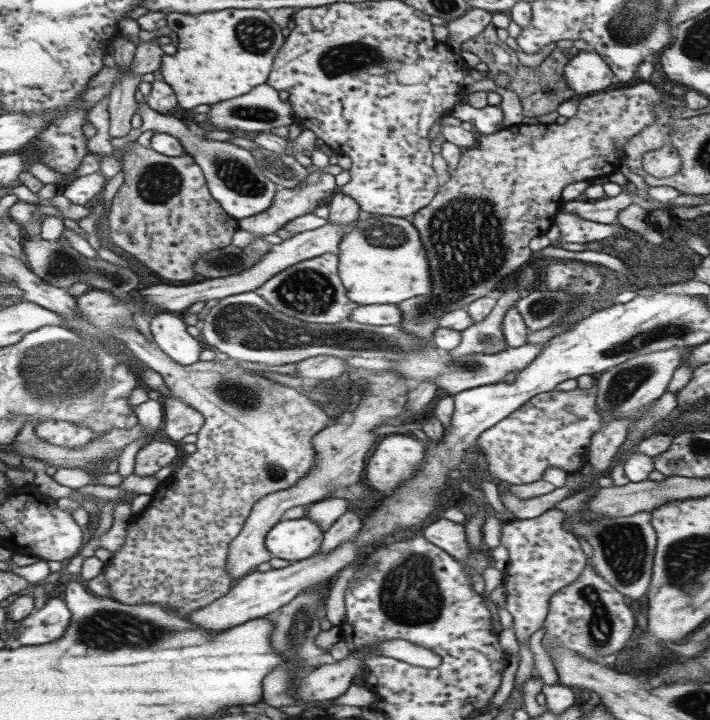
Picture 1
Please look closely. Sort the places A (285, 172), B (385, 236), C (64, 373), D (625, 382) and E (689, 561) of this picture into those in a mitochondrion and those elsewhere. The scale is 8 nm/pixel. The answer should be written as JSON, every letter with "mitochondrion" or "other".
{"A":"mitochondrion","B":"mitochondrion","C":"mitochondrion","D":"mitochondrion","E":"mitochondrion"}

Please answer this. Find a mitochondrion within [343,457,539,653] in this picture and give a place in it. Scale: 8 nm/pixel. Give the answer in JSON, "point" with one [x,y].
{"point":[410,595]}

